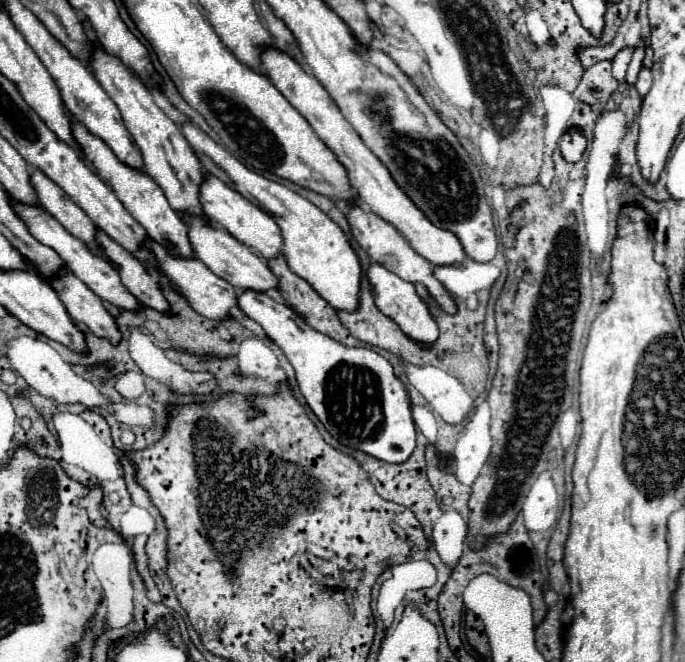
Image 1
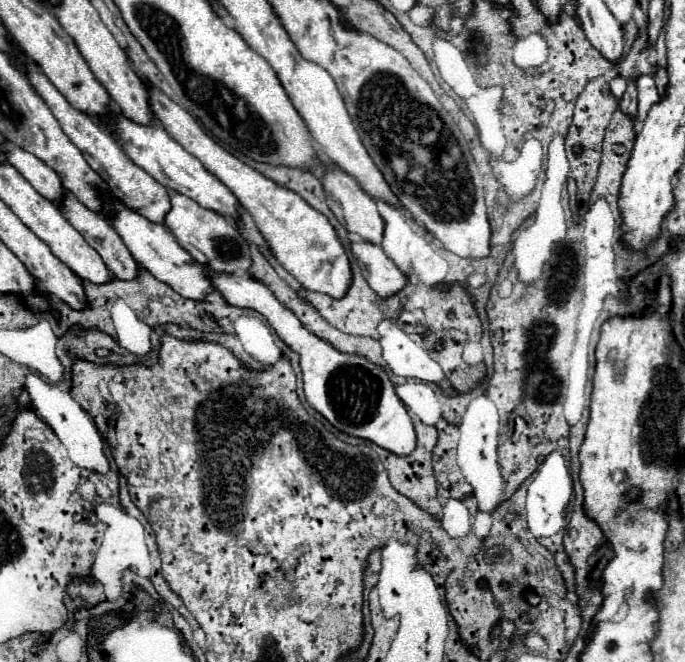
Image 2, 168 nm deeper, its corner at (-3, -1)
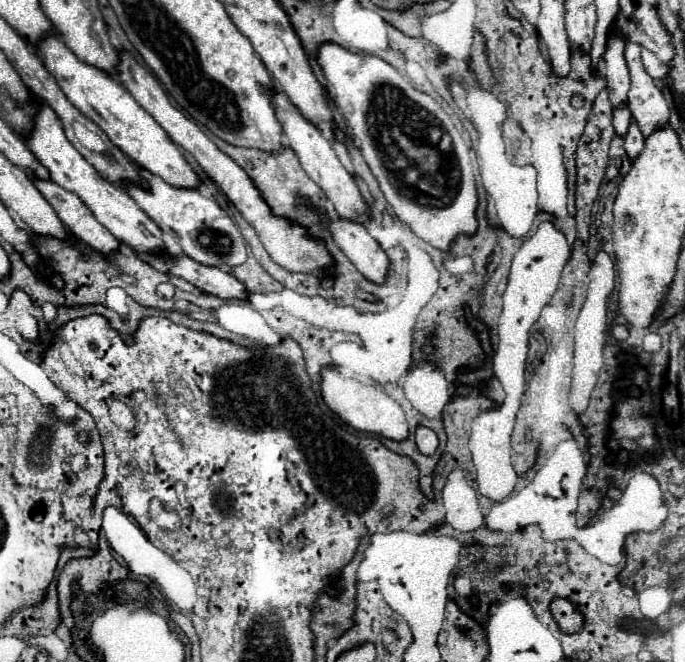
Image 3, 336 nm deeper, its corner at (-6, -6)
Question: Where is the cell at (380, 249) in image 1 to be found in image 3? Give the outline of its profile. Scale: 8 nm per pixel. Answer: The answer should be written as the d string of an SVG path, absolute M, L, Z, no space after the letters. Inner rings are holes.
M277 93L273 97L273 107L277 111L277 119L283 125L283 133L285 133L287 145L297 153L297 157L301 161L301 167L323 189L327 199L333 203L335 211L341 217L347 217L349 221L359 221L361 215L367 215L369 207L367 207L363 195L359 193L359 187L357 187L355 179L345 171L345 167L341 165L341 161L337 159L337 155L333 151L333 145L321 135L321 131L313 123L303 119L303 115L291 105L291 101L287 99L285 93Z

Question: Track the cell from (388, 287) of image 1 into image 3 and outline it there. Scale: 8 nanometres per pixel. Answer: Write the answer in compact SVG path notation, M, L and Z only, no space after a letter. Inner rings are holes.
M341 219L331 223L329 229L339 249L343 249L343 253L359 269L359 273L363 273L363 277L377 285L387 281L391 265L389 257L379 247L379 243L367 233L365 225Z

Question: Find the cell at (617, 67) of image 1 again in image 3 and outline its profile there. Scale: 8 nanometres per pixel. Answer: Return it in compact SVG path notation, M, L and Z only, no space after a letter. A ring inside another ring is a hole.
M623 105L623 109L615 109L615 113L613 113L613 127L615 127L617 135L623 137L627 133L629 119L631 119L631 111L629 111L627 105Z

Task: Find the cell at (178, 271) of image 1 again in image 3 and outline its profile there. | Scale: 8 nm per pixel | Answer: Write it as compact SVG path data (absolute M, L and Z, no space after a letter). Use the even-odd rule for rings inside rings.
M41 103L41 111L35 117L31 135L25 137L25 143L33 151L33 155L49 169L51 181L55 181L57 185L65 187L71 193L77 193L77 197L93 211L95 219L103 227L107 227L121 243L133 247L137 253L149 253L155 257L159 257L163 253L165 243L161 239L161 229L155 225L155 221L151 221L151 217L147 217L147 213L143 213L139 209L139 205L135 205L135 201L127 195L125 189L105 181L95 171L95 167L85 161L85 157L67 141L63 127L61 127L61 121L49 105Z

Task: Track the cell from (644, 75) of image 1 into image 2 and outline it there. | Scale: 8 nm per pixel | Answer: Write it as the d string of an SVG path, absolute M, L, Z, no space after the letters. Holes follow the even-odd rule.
M638 76L634 80L636 84L636 90L638 90L638 116L636 120L644 120L648 110L660 102L660 96L658 96L658 90L656 90L656 84L654 84L654 78L652 76Z

